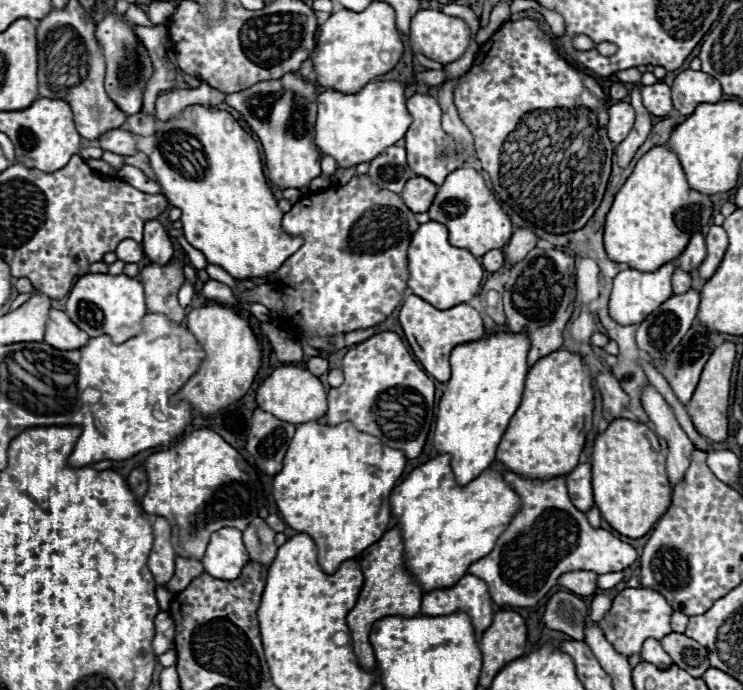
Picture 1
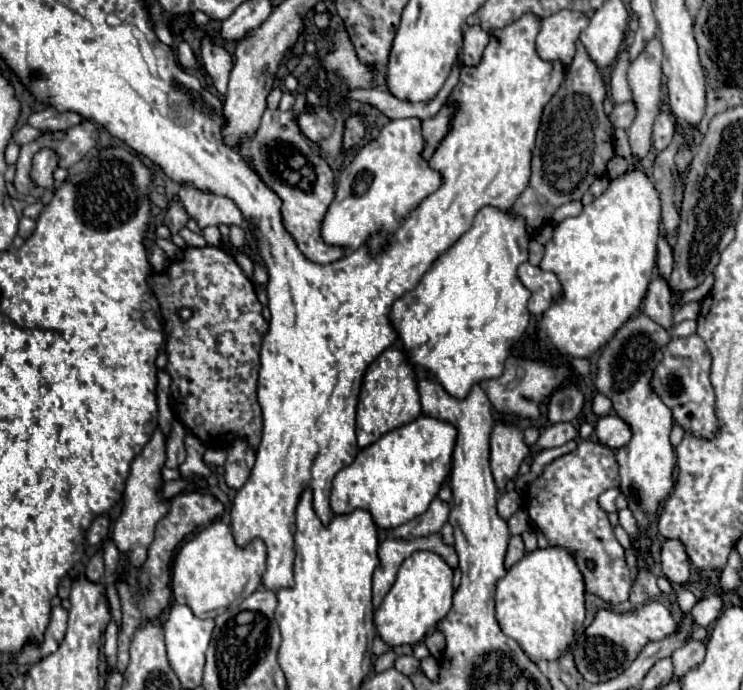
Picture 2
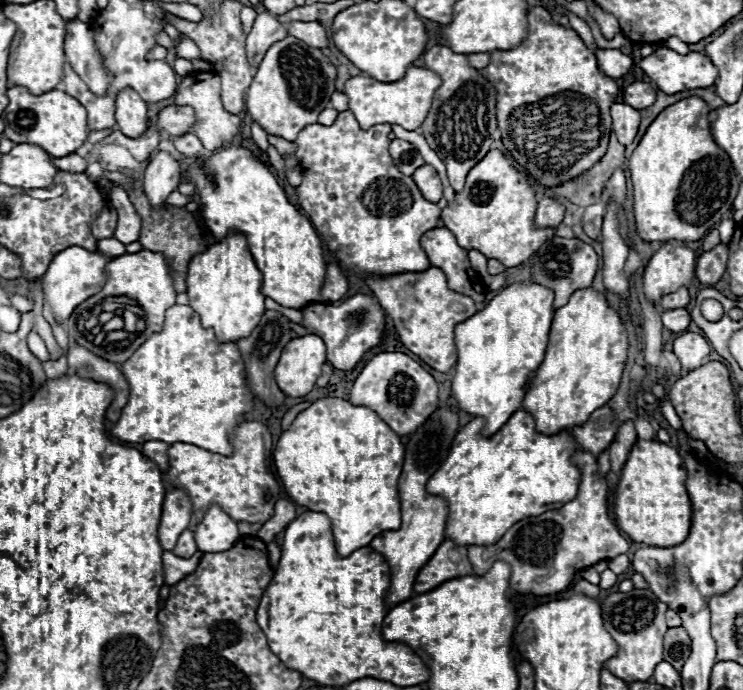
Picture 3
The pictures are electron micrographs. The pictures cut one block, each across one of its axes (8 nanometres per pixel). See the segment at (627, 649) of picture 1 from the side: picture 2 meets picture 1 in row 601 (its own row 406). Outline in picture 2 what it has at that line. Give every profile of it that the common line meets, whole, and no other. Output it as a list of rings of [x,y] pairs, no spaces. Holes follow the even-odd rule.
[[[638,314],[614,334],[598,360],[598,392],[612,400],[616,414],[632,428],[632,440],[616,452],[616,460],[620,466],[620,490],[628,500],[628,508],[632,510],[638,528],[642,530],[648,530],[658,520],[658,508],[674,488],[676,456],[668,440],[674,426],[672,412],[648,384],[652,378],[652,368],[660,362],[660,348],[668,344],[670,338],[672,336],[668,330],[648,320],[648,316]]]

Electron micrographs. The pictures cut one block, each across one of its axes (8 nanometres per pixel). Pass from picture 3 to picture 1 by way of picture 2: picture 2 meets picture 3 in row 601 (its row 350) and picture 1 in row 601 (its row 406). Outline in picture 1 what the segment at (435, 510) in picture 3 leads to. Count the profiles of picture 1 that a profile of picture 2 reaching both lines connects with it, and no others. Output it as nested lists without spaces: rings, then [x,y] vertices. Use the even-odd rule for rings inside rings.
[[[392,528],[388,530],[382,540],[378,540],[376,544],[372,544],[370,548],[366,548],[360,556],[360,564],[362,564],[362,572],[364,572],[364,586],[362,592],[358,596],[356,606],[348,612],[346,622],[348,628],[352,632],[352,648],[354,654],[358,658],[360,668],[364,670],[374,670],[376,668],[376,658],[374,658],[374,650],[368,642],[368,632],[370,626],[386,616],[400,616],[400,618],[412,618],[420,612],[420,600],[422,600],[422,590],[418,588],[418,584],[414,584],[412,576],[404,570],[404,546],[402,546],[402,538],[400,538],[400,528]]]

